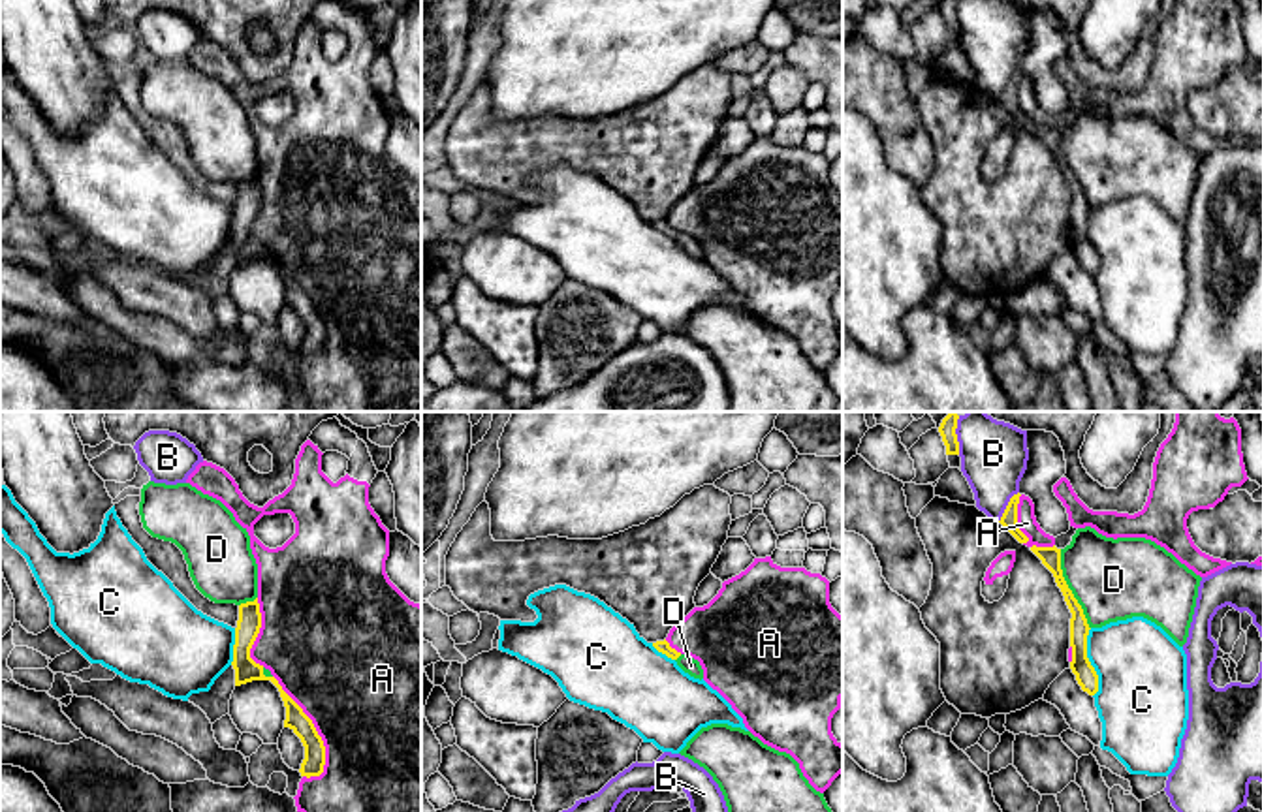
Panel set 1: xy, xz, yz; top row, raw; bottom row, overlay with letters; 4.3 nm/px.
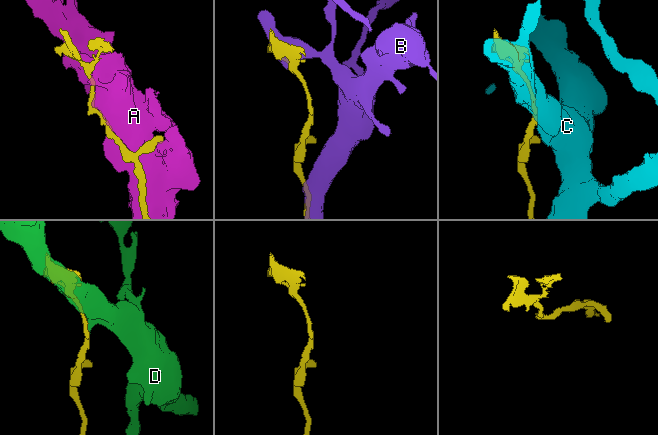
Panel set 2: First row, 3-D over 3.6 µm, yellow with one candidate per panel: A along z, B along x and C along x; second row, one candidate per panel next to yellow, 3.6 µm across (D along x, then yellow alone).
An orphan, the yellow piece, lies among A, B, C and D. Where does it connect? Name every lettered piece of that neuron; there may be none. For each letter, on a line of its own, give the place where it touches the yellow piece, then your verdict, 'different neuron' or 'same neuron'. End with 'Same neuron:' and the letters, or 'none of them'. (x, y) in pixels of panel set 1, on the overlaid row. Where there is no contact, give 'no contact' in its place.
A: xy (313, 726) | different neuron
B: yz (1007, 506) | different neuron
C: yz (1089, 662) | different neuron
D: yz (1069, 589) | same neuron
Same neuron: D

